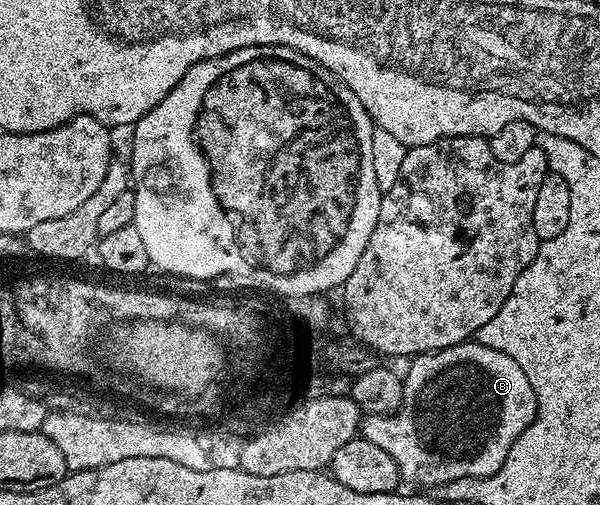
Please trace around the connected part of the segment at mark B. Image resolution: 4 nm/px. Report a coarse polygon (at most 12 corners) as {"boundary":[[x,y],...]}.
{"boundary":[[422,352],[361,439],[399,477],[496,474],[538,412],[508,354]]}

